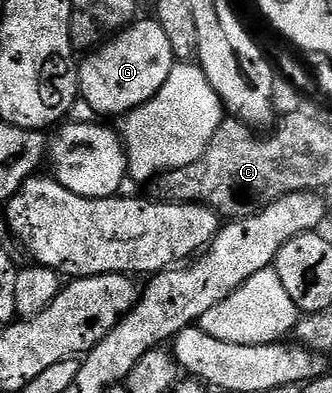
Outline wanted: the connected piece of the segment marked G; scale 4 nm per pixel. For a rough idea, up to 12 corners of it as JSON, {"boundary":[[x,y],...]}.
{"boundary":[[155,18],[83,60],[80,97],[118,118],[152,100],[177,60]]}

